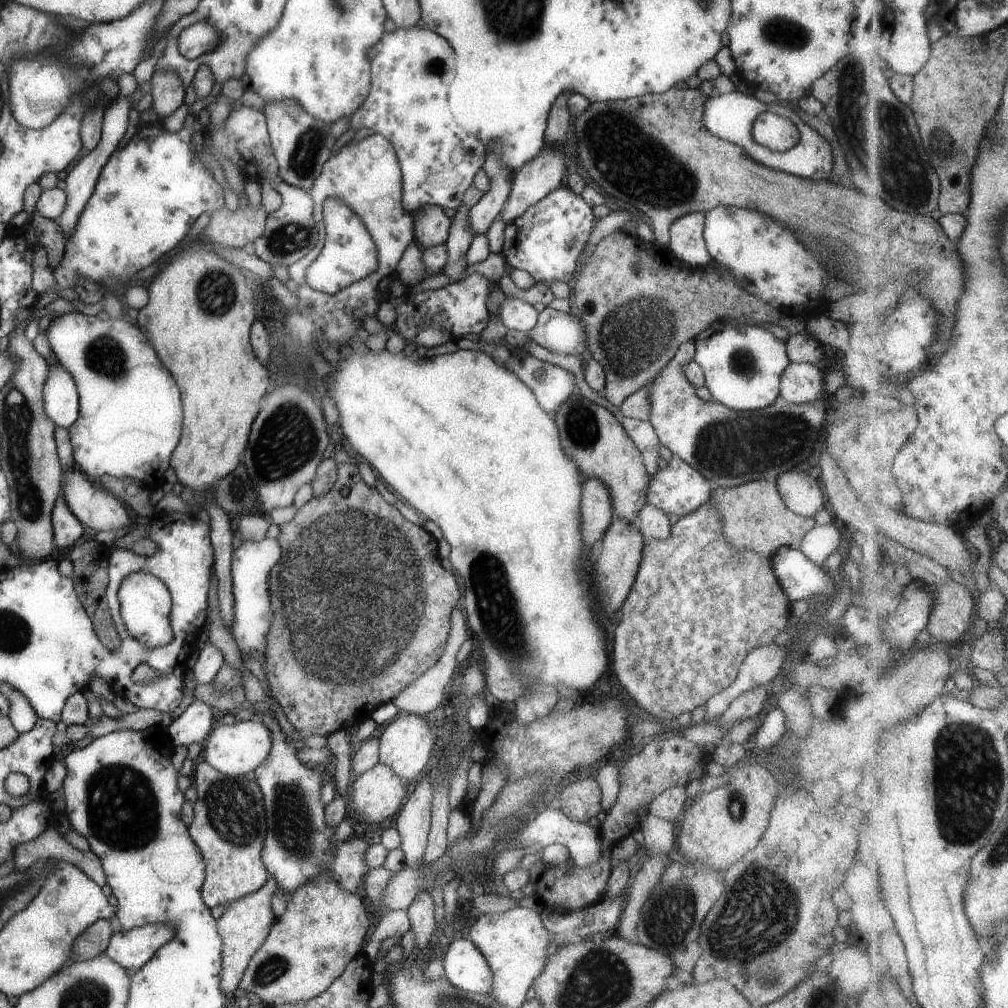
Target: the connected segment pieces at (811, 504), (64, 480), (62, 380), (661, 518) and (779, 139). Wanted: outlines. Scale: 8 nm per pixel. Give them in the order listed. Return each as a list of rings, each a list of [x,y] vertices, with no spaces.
[[[794,468],[782,472],[775,478],[777,492],[781,495],[785,506],[795,514],[813,517],[823,504],[823,494],[817,481],[805,471]]]
[[[67,469],[61,476],[61,488],[64,503],[82,525],[107,531],[129,524],[127,507],[111,493],[91,486],[83,471]]]
[[[58,362],[55,366],[48,366],[48,373],[42,386],[42,401],[44,411],[55,427],[68,428],[78,418],[78,392],[75,381]]]
[[[647,502],[635,513],[632,524],[641,533],[644,542],[663,540],[670,533],[667,515]]]
[[[760,112],[750,128],[752,139],[772,151],[786,151],[796,142],[796,128],[785,117]]]

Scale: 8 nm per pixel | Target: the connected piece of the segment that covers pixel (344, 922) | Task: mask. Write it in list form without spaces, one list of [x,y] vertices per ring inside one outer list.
[[[320,871],[286,898],[285,911],[271,925],[263,944],[249,959],[247,968],[238,982],[238,993],[251,992],[268,1006],[296,1003],[316,997],[343,972],[345,965],[353,957],[361,953],[362,942],[371,928],[369,915],[365,901],[340,889],[328,873]]]

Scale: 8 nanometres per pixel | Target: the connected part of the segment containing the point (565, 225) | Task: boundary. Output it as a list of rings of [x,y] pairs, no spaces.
[[[561,185],[506,225],[500,253],[505,264],[513,269],[525,270],[535,283],[561,281],[570,284],[594,223],[591,209],[583,199]]]

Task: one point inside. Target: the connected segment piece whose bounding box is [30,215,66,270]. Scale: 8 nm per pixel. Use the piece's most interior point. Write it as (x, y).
(49, 235)

